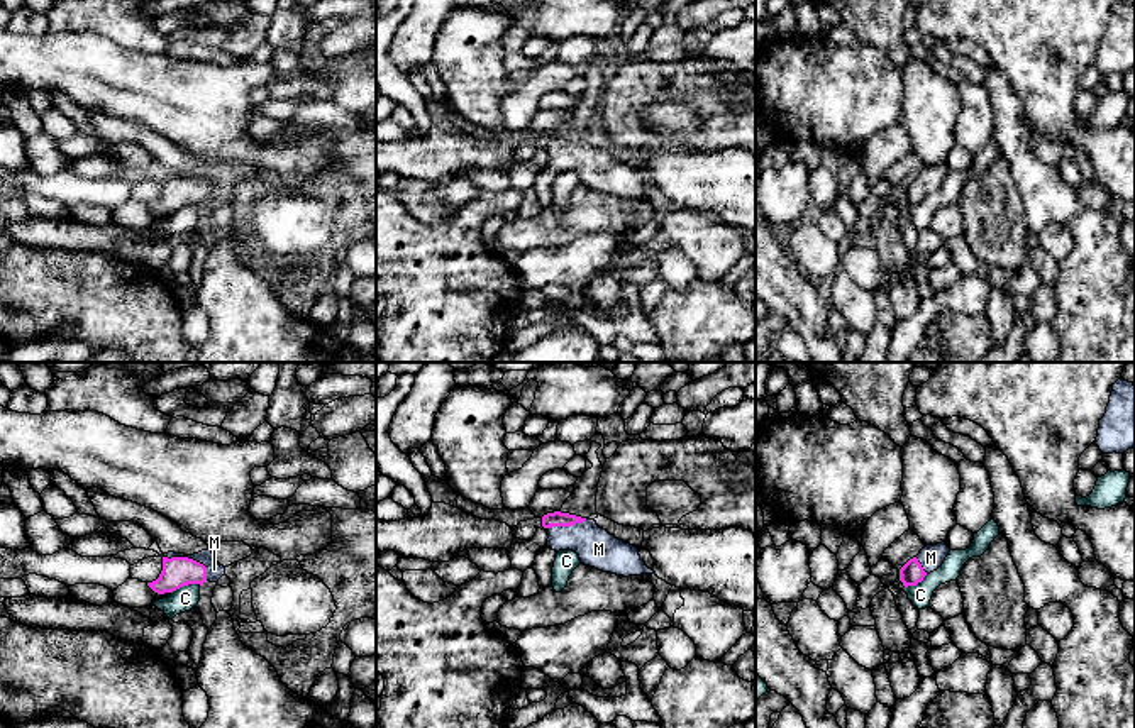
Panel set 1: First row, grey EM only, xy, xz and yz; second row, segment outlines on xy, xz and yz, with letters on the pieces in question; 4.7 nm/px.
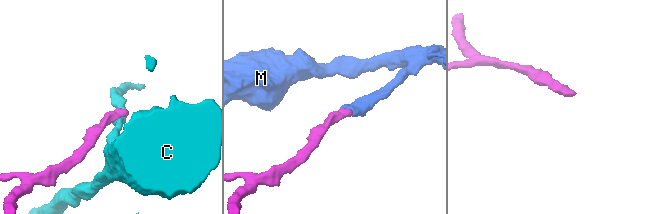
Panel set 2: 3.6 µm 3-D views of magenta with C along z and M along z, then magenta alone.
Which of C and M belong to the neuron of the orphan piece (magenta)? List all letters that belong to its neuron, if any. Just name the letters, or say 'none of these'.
M

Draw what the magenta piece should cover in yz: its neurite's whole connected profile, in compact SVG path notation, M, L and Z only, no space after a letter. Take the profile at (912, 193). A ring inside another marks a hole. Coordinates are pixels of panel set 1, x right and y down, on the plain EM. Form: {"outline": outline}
{"outline": "M945 163L925 166L916 178L910 179L900 190L900 201L905 208L916 207L927 195L937 191L944 185L949 173L950 169Z"}

